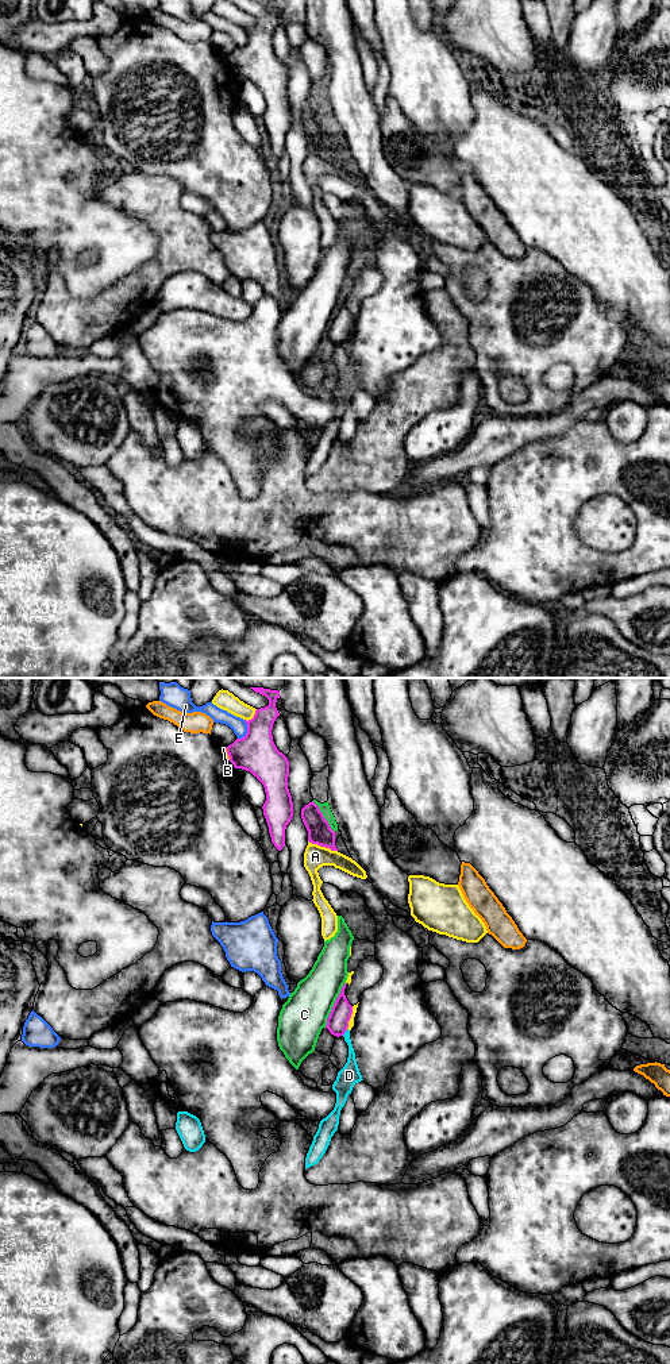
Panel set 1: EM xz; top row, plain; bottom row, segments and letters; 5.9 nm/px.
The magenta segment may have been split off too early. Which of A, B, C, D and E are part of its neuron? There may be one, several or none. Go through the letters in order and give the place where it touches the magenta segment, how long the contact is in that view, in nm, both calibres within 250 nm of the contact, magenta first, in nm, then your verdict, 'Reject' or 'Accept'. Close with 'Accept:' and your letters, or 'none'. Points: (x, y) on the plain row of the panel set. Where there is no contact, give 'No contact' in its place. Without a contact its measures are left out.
A: Touches magenta at xz (323, 154). Shared border 190 nm. Thickness 140 nm (magenta) against 140 nm. Reject
B: Touches magenta at xz (227, 61). Shared border 90 nm. Thickness 240 nm (magenta) against 30 nm. Reject
C: Touches magenta at xz (334, 313). Shared border 300 nm. Thickness 130 nm (magenta) against 280 nm. Reject
D: Touches magenta at xz (345, 339). Shared border 50 nm. Thickness 130 nm (magenta) against 100 nm. Reject
E: Touches magenta at xz (247, 39). Shared border 130 nm. Thickness 240 nm (magenta) against 90 nm. Reject
Accept: none

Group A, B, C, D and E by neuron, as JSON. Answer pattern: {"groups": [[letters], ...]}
{"groups": [["A", "D"], ["B"], ["C"], ["E"]]}

